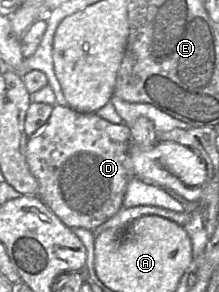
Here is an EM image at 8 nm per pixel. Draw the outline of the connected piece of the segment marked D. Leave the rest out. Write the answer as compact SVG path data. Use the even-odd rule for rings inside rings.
M54 105L48 122L27 140L26 160L38 182L37 196L70 228L94 231L122 207L129 181L135 177L129 155L133 142L130 127L113 124L97 113L80 113L69 106Z

